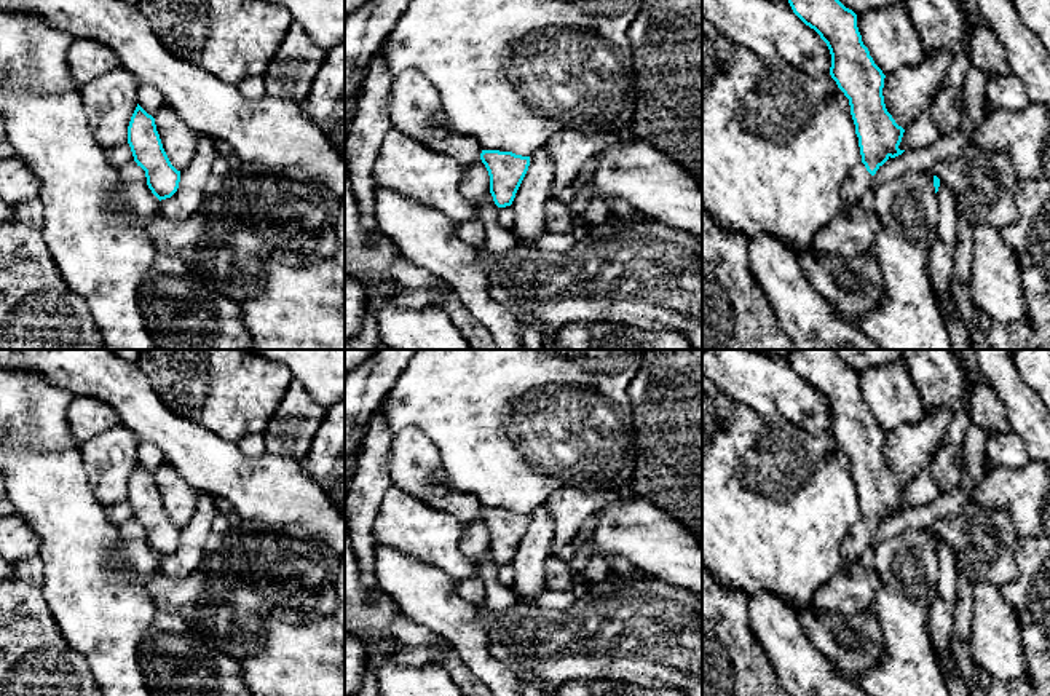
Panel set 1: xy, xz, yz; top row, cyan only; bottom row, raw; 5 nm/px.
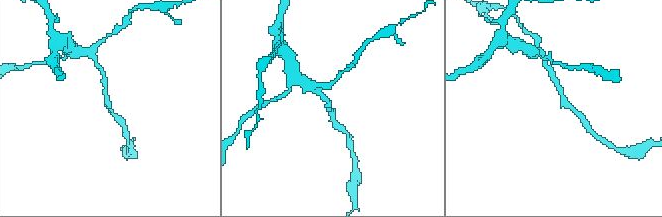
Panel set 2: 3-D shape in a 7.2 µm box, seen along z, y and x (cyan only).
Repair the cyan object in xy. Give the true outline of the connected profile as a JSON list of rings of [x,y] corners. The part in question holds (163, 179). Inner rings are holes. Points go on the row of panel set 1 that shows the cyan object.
[[[139,104],[128,126],[128,144],[134,161],[145,171],[152,193],[160,201],[171,198],[179,188],[180,171],[171,164],[163,148],[155,118]]]

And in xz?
[[[482,150],[480,160],[490,176],[490,193],[498,208],[511,206],[528,171],[530,156],[512,152]]]

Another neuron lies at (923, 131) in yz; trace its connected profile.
[[[926,109],[908,128],[905,128],[900,150],[918,150],[935,144],[943,136],[941,128],[934,121],[929,109]]]

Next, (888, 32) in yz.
[[[903,2],[857,14],[863,45],[884,75],[918,65],[924,45]]]

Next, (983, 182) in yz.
[[[970,147],[951,161],[938,161],[930,172],[953,190],[972,227],[1002,230],[1018,220],[1018,177],[1007,152]]]

